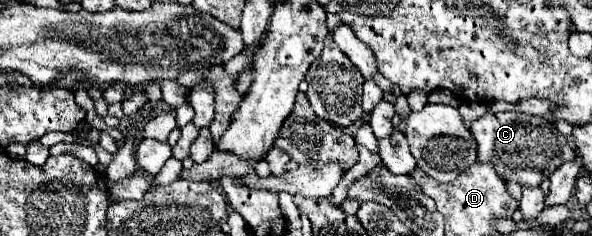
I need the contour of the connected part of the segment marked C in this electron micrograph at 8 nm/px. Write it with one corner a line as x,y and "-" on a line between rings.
489,112
471,126
473,138
479,146
479,162
491,162
503,180
519,182
521,186
539,186
555,168
575,158
569,140
559,134
555,124
541,116
527,116
521,112

